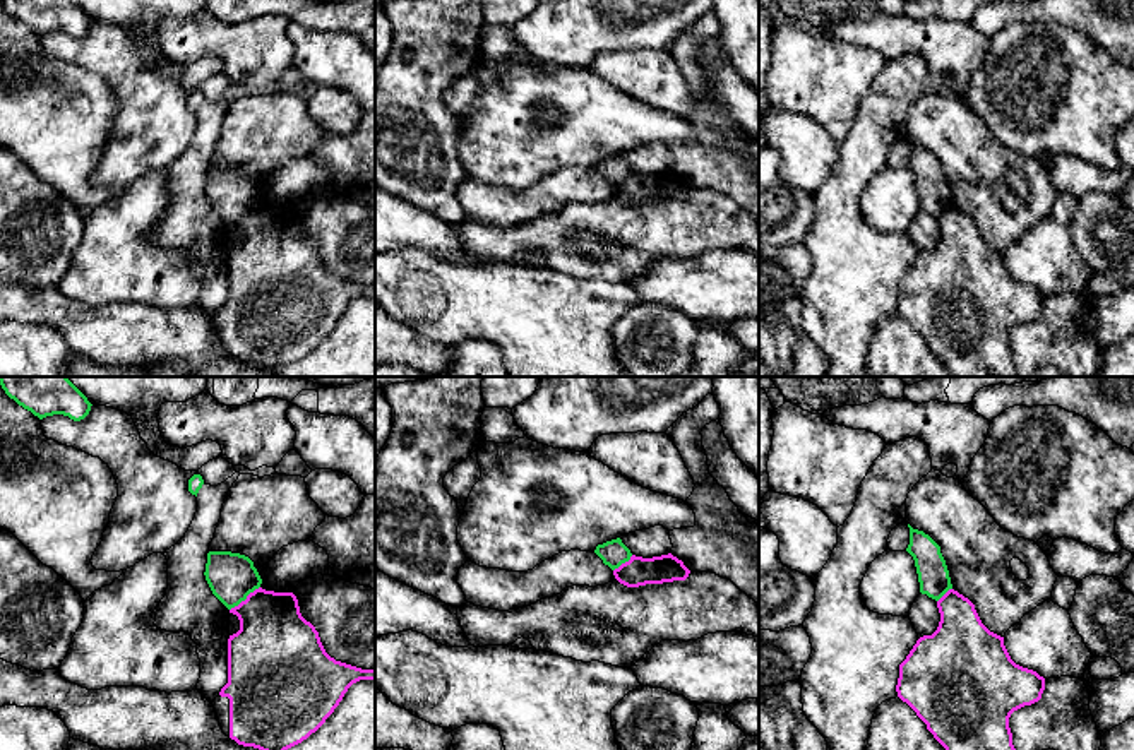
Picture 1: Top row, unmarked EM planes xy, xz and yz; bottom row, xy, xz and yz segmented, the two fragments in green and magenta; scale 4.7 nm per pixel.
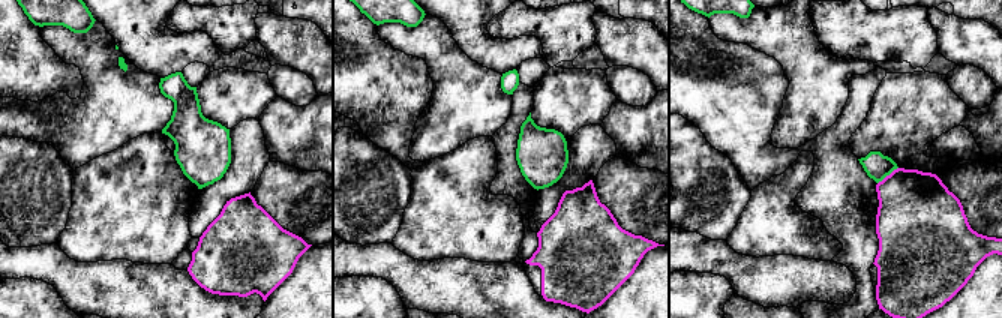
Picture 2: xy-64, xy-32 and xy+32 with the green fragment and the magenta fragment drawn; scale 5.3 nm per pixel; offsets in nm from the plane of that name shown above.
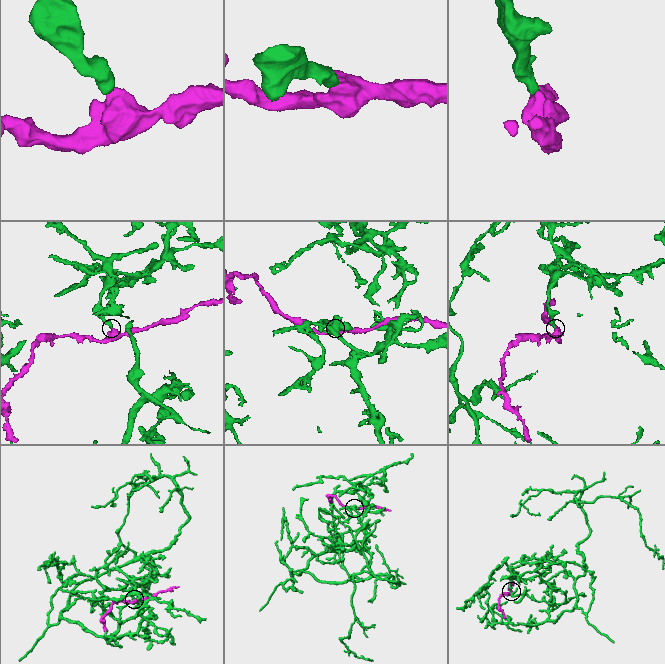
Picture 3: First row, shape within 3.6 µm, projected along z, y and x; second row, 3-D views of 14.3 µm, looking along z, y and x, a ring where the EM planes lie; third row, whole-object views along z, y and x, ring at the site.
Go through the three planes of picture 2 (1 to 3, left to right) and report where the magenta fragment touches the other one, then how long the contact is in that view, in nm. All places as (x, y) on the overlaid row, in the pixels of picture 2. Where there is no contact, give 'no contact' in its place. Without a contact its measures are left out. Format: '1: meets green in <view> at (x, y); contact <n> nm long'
1: no contact
2: no contact
3: meets green in xy+32 at (887, 174); contact 140 nm long

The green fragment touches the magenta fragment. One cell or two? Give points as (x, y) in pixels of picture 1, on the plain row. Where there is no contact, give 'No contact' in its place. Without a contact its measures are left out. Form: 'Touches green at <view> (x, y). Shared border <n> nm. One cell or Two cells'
Touches green at xy (244, 216). Shared border 180 nm. Two cells

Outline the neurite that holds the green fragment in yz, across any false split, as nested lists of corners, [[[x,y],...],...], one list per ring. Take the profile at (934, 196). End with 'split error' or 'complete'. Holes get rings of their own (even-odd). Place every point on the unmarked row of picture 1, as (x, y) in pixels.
[[[910,140],[910,161],[906,168],[913,173],[920,209],[939,217],[952,205],[946,176],[940,163],[923,147],[913,146]]] | complete

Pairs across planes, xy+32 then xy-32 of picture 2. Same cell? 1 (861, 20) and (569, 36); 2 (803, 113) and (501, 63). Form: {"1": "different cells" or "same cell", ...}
{"1": "same cell", "2": "different cells"}

